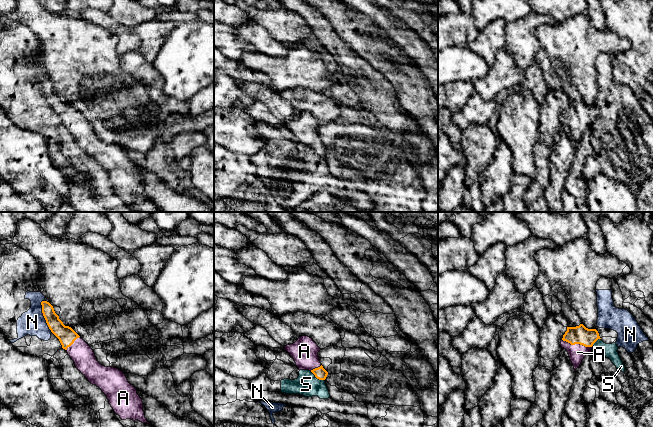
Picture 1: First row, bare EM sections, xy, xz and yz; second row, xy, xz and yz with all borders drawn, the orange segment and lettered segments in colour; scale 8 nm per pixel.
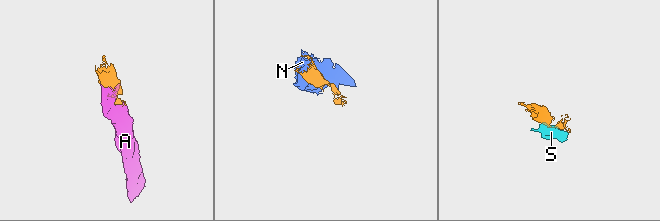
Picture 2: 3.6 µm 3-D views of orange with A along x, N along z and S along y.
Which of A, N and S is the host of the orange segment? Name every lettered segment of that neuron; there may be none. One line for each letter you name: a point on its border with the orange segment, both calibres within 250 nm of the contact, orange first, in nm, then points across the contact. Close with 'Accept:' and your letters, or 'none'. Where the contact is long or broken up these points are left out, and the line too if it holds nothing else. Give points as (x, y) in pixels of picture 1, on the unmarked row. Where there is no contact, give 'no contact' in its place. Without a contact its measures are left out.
A: meets orange in yz at (577, 119); 150 nm thick on the orange side, 140 nm on the other
Accept: A

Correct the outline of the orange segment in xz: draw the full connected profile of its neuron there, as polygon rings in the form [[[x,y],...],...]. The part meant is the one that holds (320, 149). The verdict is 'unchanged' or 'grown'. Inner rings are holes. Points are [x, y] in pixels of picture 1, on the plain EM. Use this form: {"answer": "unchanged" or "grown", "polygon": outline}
{"answer": "grown", "polygon": [[[301,112],[295,119],[286,121],[284,124],[294,135],[299,146],[309,146],[317,155],[326,155],[328,148],[323,144],[318,133],[321,125],[312,114]]]}

